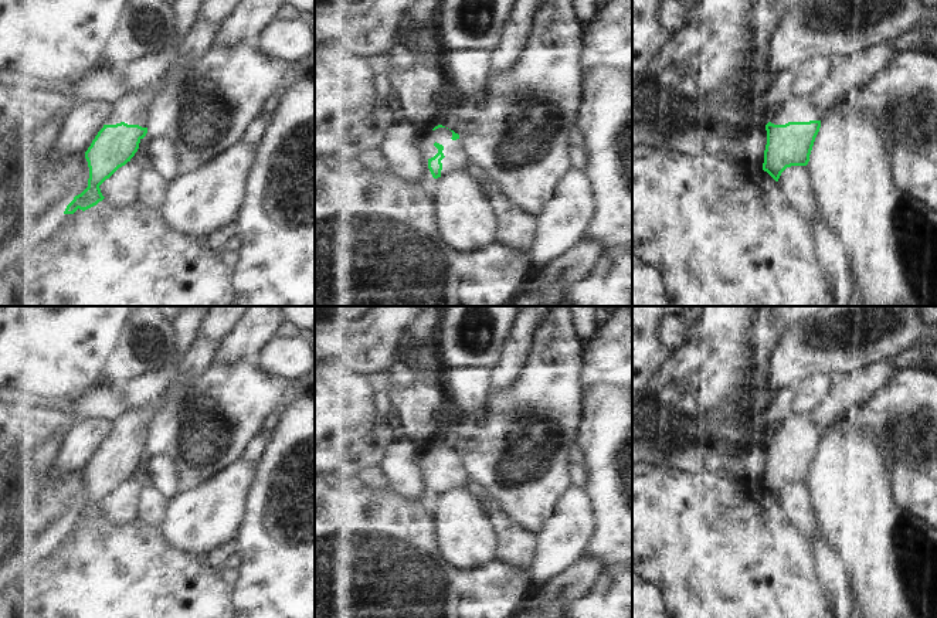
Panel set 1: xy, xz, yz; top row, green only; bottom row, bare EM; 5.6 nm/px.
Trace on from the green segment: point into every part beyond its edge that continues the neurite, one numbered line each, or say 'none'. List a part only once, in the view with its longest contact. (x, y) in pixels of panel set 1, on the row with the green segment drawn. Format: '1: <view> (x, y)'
1: xz (457, 159)

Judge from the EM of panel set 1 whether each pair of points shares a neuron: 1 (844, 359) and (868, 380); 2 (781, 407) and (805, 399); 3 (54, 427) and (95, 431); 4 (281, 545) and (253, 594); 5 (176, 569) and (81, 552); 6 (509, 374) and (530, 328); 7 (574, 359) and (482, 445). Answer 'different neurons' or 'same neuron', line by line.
1: different neurons
2: different neurons
3: different neurons
4: same neuron
5: same neuron
6: same neuron
7: same neuron

